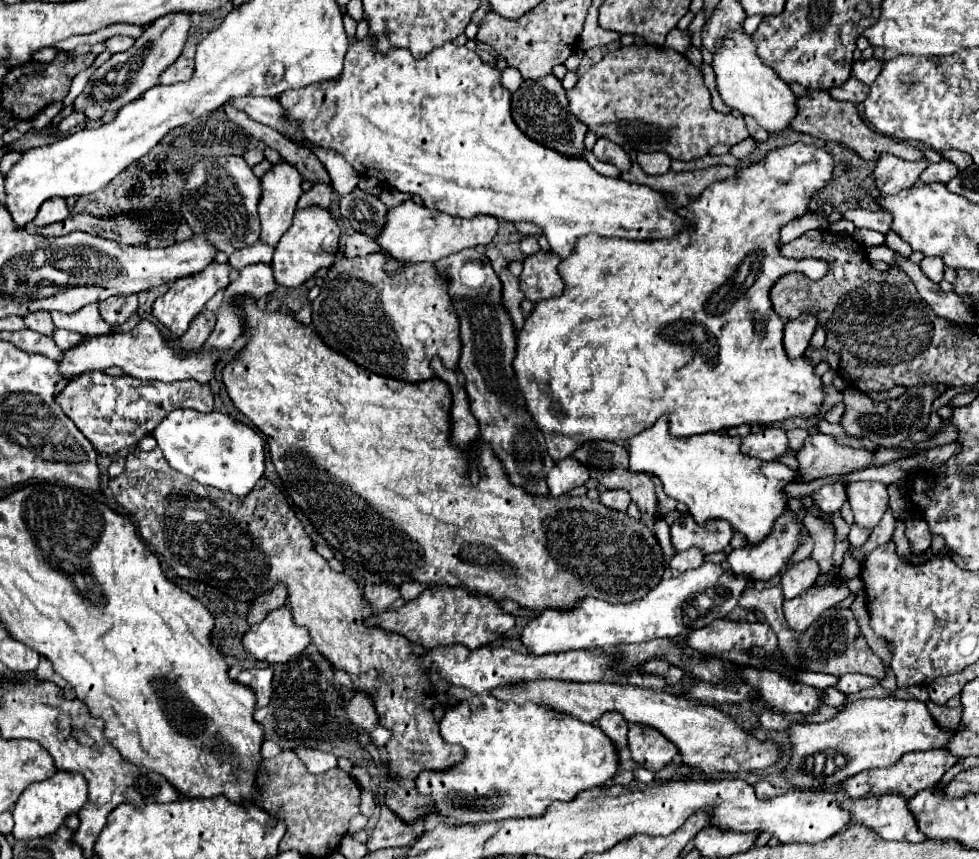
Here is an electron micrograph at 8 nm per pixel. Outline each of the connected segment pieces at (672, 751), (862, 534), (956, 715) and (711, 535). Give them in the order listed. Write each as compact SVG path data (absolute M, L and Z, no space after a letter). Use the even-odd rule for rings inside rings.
M632 724L628 730L628 748L634 762L650 772L660 772L678 754L678 748L650 726Z
M854 524L854 526L850 528L850 536L848 536L848 540L850 540L852 548L862 548L862 544L868 540L868 536L870 536L870 532L868 532L868 530L858 528L858 526Z
M926 702L926 706L928 706L928 712L932 714L932 718L936 720L936 724L942 728L942 730L946 730L946 732L952 732L956 726L958 726L958 722L960 722L960 716L962 716L962 708L948 708L948 706L938 706L938 704L934 704L934 702Z
M682 516L670 526L670 534L672 534L672 544L678 552L696 546L704 554L712 554L712 552L722 552L730 544L732 528L716 520L712 520L712 524L696 524L692 516Z

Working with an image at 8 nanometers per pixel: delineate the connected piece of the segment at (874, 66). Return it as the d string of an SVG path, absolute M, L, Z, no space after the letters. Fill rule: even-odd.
M870 58L870 60L856 60L852 64L852 76L864 84L872 84L876 80L876 76L880 74L880 68L882 68L882 62L884 60L876 60L876 58Z

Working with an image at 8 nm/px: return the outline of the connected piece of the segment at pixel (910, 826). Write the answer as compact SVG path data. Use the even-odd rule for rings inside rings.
M872 794L854 800L844 798L840 800L840 808L850 812L850 824L862 824L874 830L884 840L926 840L926 836L916 826L916 820L908 810L904 796L900 794Z

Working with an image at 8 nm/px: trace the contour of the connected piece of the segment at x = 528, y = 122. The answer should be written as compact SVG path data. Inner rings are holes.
M554 74L538 80L524 80L524 84L512 94L512 116L528 138L540 140L540 144L548 144L550 148L556 148L558 152L564 152L568 156L582 154L588 128L584 128L584 124L580 124L580 120L576 120L568 112L566 90Z

